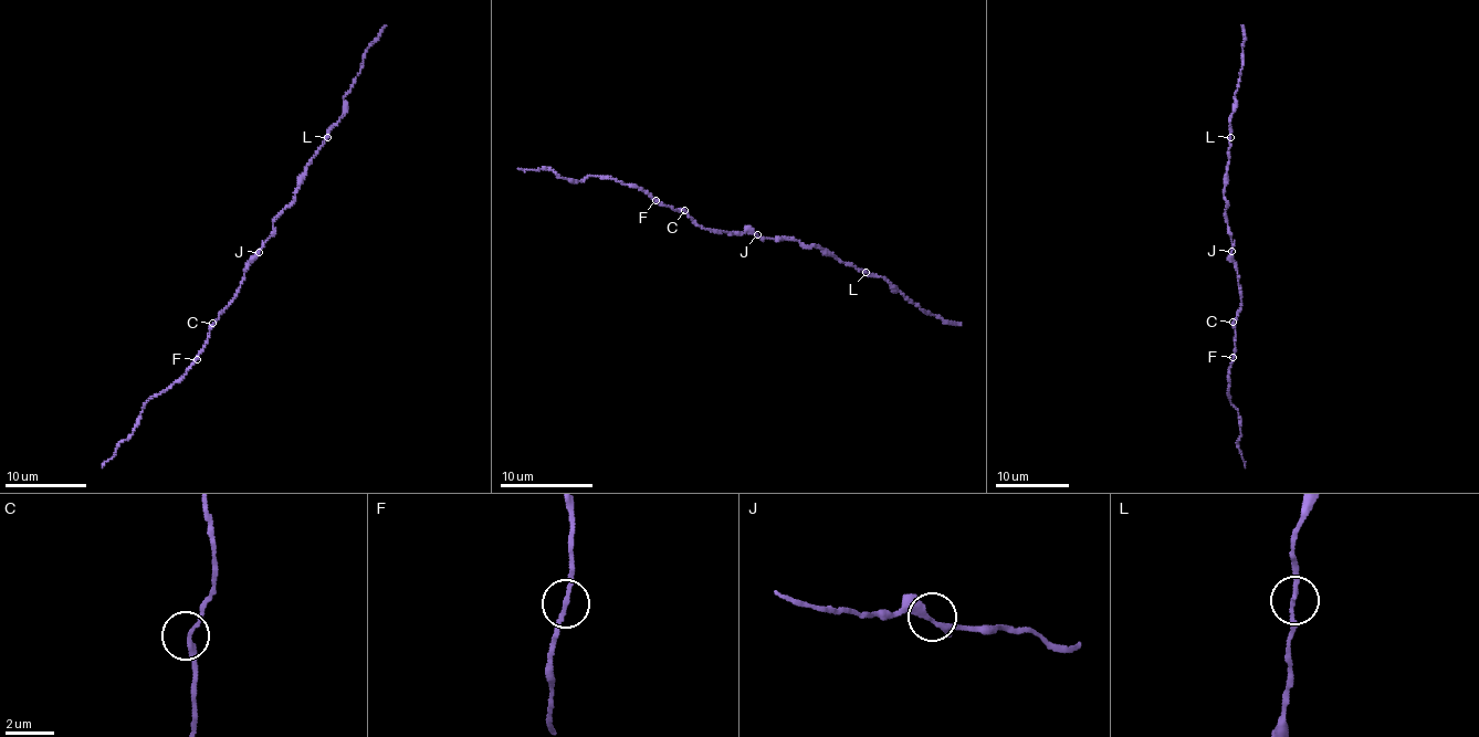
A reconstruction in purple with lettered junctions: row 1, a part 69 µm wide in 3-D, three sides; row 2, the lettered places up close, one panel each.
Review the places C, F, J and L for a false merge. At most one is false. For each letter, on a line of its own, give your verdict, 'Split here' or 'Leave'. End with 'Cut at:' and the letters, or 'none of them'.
C: Leave
F: Leave
J: Leave
L: Leave
Cut at: none of them

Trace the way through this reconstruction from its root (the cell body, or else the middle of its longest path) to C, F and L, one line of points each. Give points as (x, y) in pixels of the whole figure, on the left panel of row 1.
C: (258, 252), (232, 302), (212, 323)
F: (258, 252), (237, 296), (213, 323), (208, 344), (196, 359)
L: (258, 252), (272, 234), (273, 219), (293, 199), (297, 177), (327, 137)

